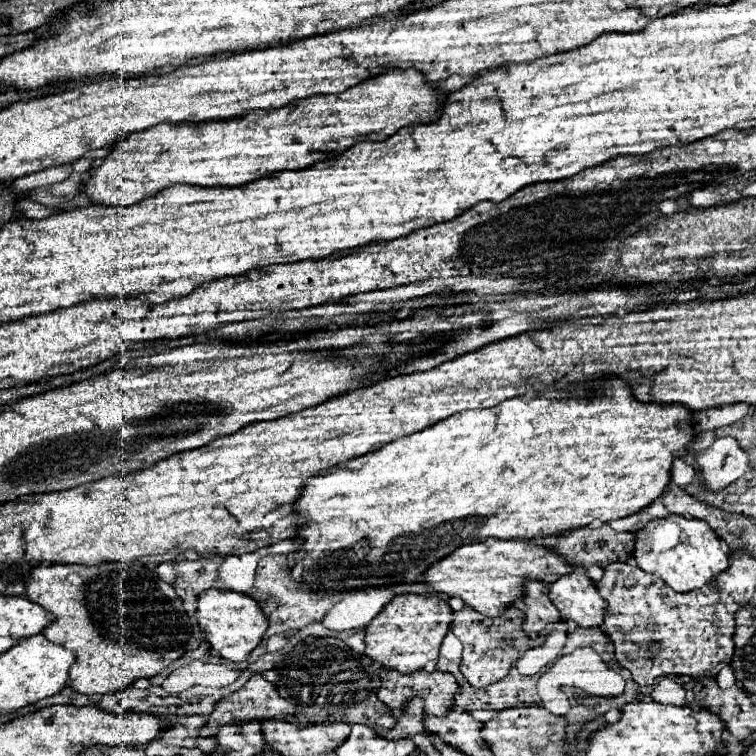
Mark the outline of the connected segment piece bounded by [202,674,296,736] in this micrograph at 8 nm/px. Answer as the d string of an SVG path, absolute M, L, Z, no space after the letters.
M254 674L240 690L232 692L230 696L222 698L220 702L216 702L214 712L208 716L208 724L202 728L202 736L212 736L218 732L220 726L224 724L238 724L238 722L248 722L248 720L282 720L284 714L296 714L294 706L290 706L290 702L286 702L284 698L278 696L278 692L274 690L274 686L262 676L262 674Z

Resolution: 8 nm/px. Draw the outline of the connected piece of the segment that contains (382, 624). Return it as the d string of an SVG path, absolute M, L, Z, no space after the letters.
M400 594L394 596L392 602L384 606L384 610L372 618L366 626L366 650L370 656L384 668L398 670L402 674L410 674L422 670L426 662L438 658L440 644L450 630L452 608L444 596L424 596L424 594Z

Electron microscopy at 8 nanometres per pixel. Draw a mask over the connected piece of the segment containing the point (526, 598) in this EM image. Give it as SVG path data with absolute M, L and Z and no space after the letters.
M540 580L524 582L524 594L520 600L526 606L524 610L526 620L522 624L522 630L526 634L540 634L548 622L560 620L556 606L548 598L548 586L544 582Z

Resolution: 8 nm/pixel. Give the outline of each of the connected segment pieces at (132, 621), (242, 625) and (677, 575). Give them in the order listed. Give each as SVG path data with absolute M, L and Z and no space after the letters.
M100 562L96 566L84 566L84 564L46 564L46 566L34 566L30 570L30 574L24 578L24 588L26 588L26 598L44 606L44 610L48 610L52 616L54 616L54 622L50 626L46 626L46 630L42 630L42 636L46 636L50 642L54 644L60 644L68 650L74 652L76 656L76 662L74 666L70 668L70 678L68 678L68 684L72 690L80 692L80 694L110 694L110 692L118 692L126 686L130 686L136 678L150 678L150 676L156 676L162 668L166 668L170 662L174 662L176 658L180 658L184 652L186 652L186 644L188 640L192 638L192 622L190 618L186 616L184 608L182 608L182 602L178 598L178 594L174 592L174 586L160 580L156 572L148 570L146 566L142 564L122 564L122 562Z
M232 590L202 592L196 600L196 618L200 632L204 634L204 640L210 644L210 648L224 660L232 662L246 660L246 656L256 648L268 628L268 620L258 602L246 594L238 594Z
M670 514L666 518L654 518L644 524L634 534L634 554L636 564L650 574L656 574L666 584L670 584L676 592L688 592L694 588L702 588L716 574L728 568L728 554L722 552L718 536L696 518L682 518L678 514Z

